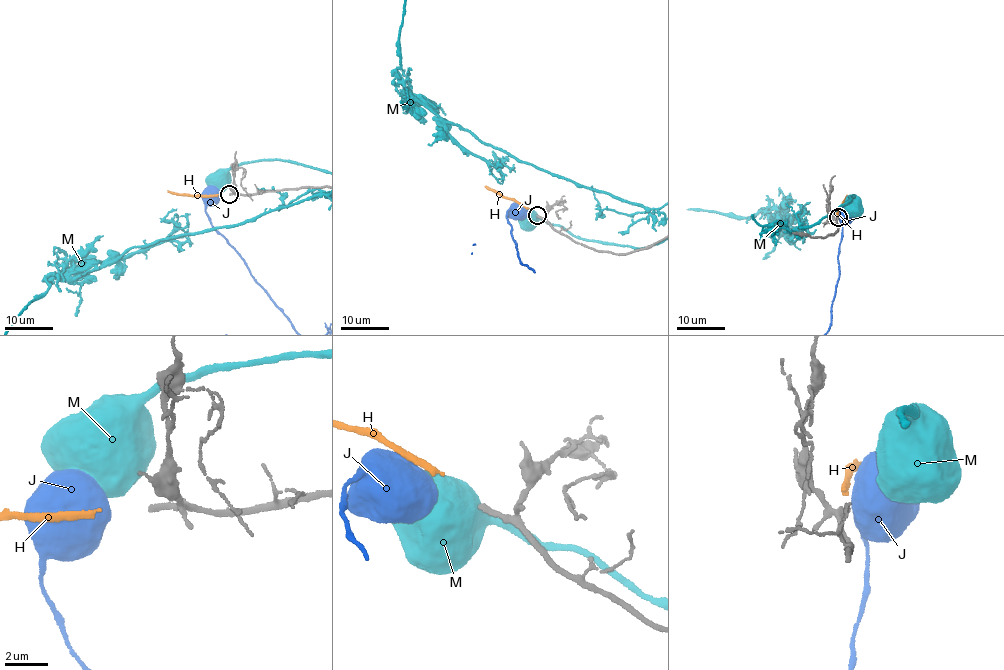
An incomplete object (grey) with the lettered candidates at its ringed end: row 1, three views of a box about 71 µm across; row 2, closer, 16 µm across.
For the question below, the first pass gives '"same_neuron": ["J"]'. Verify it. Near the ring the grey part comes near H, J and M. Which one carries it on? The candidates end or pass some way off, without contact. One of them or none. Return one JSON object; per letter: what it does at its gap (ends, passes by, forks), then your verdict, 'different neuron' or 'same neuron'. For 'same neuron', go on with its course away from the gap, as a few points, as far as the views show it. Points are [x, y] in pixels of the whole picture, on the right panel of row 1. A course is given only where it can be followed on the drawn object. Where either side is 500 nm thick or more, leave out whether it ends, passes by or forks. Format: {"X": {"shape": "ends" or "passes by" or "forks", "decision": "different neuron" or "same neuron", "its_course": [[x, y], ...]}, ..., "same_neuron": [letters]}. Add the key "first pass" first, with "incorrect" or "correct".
{"first pass": "incorrect", "H": {"shape": "ends", "decision": "same neuron", "its_course": [[837, 213], [846, 195]]}, "J": {"decision": "different neuron"}, "M": {"decision": "different neuron"}, "same_neuron": ["H"]}

